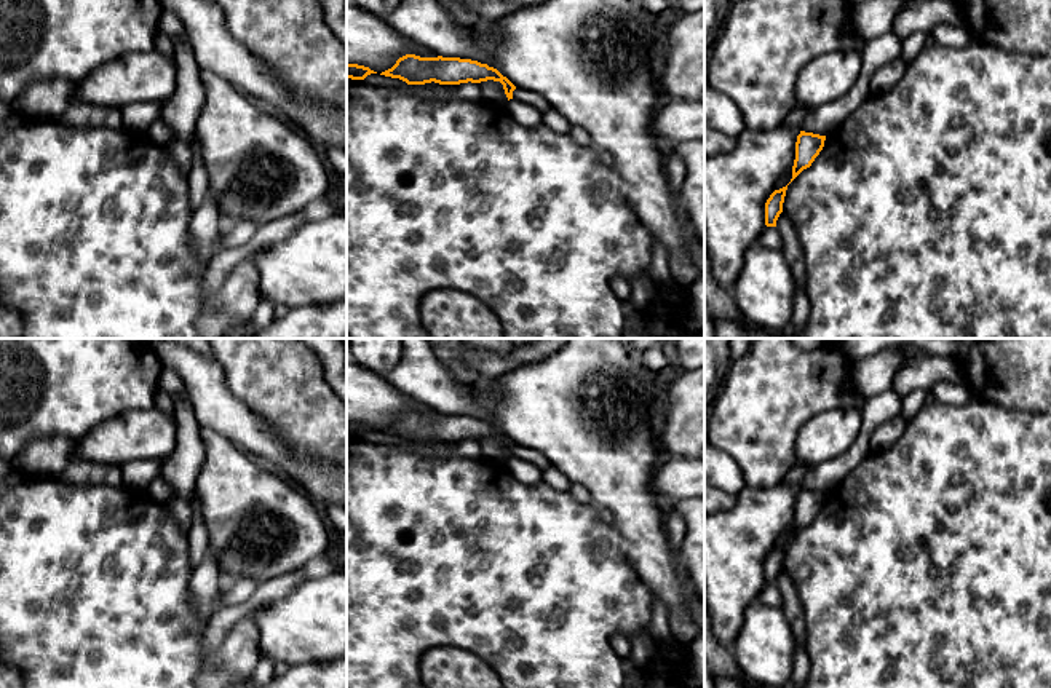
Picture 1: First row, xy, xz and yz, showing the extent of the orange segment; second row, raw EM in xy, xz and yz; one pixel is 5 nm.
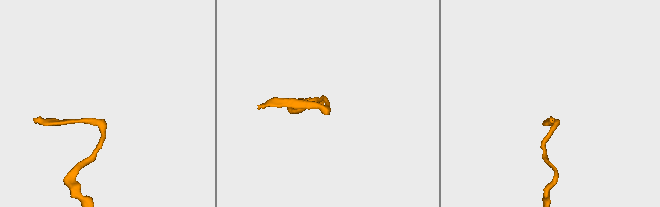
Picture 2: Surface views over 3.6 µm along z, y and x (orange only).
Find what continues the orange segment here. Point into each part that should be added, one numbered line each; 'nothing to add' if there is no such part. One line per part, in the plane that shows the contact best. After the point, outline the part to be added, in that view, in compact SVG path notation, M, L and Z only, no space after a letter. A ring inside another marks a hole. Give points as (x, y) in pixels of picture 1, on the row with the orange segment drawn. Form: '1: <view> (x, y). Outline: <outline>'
nothing to add

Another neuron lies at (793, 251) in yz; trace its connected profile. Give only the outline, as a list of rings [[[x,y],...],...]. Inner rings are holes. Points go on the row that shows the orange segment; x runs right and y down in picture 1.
[[[784,212],[779,214],[776,227],[783,241],[781,252],[794,276],[795,291],[802,289],[807,284],[807,267],[803,247],[800,244],[797,230]]]

